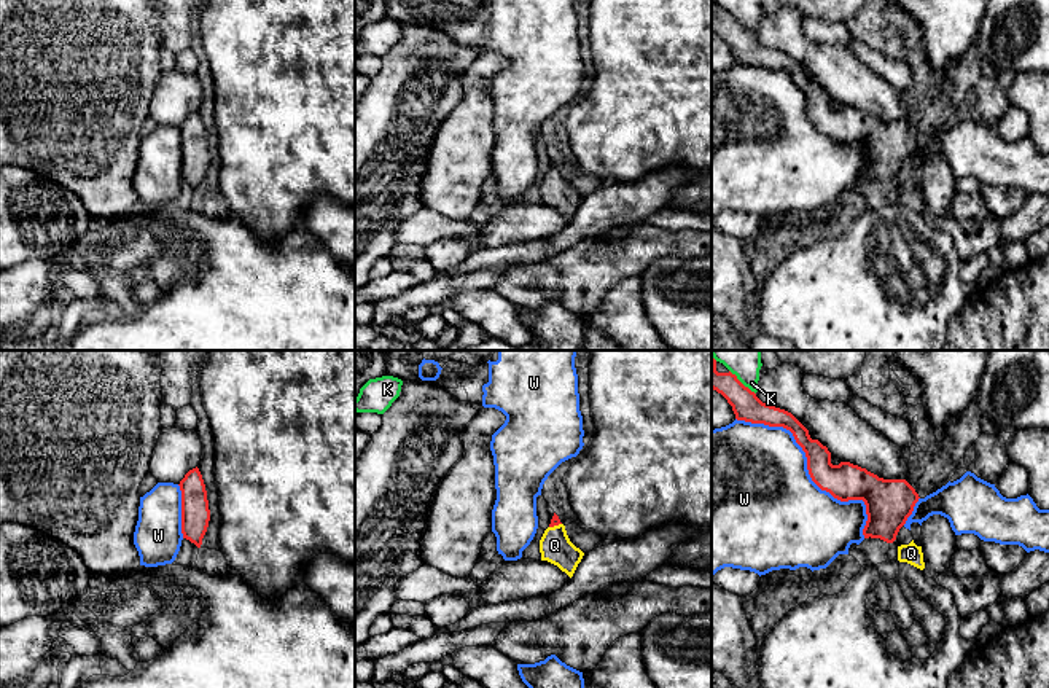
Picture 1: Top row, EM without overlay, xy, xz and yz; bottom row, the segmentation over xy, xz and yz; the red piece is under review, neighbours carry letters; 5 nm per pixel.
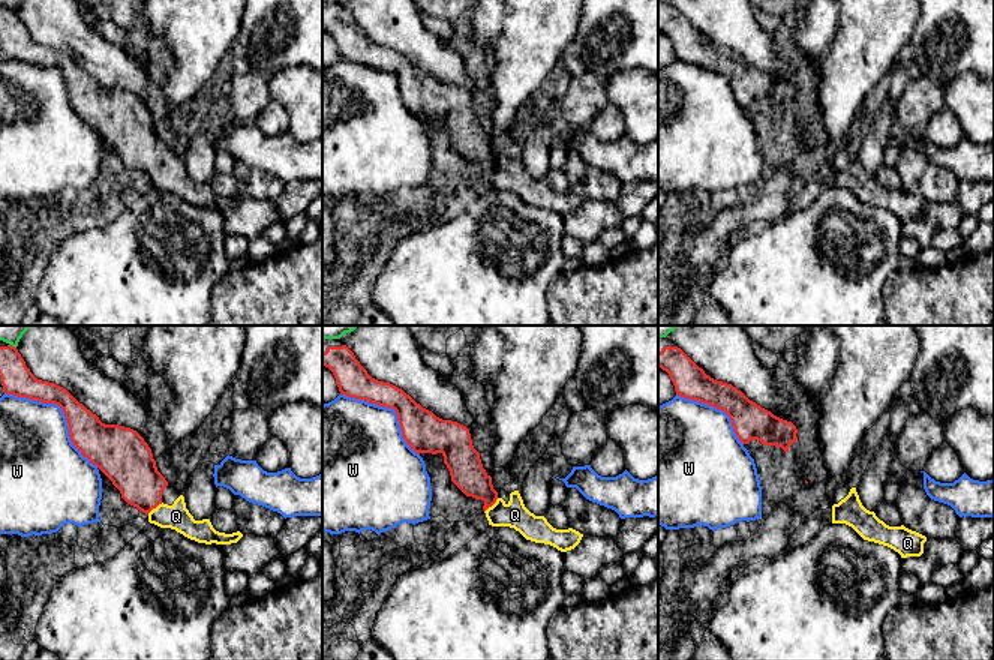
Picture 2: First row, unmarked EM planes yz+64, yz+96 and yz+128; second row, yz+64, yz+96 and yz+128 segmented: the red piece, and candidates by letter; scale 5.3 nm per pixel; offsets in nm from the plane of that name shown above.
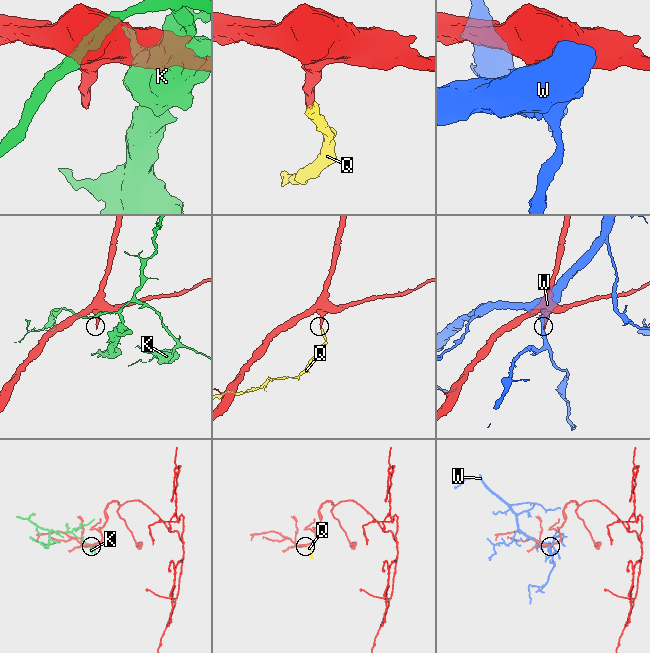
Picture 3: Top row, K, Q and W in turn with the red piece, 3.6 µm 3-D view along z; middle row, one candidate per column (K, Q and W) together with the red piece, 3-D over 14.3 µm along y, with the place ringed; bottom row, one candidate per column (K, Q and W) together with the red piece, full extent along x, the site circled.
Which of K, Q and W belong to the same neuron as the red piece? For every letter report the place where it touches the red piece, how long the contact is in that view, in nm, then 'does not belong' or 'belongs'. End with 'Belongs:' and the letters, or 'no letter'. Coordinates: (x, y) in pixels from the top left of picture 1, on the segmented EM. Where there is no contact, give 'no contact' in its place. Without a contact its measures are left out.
K: yz (740, 383) | 180 nm | does not belong
Q: xz (554, 524) | 70 nm | belongs
W: yz (809, 472) | 900 nm | does not belong
Belongs: Q

